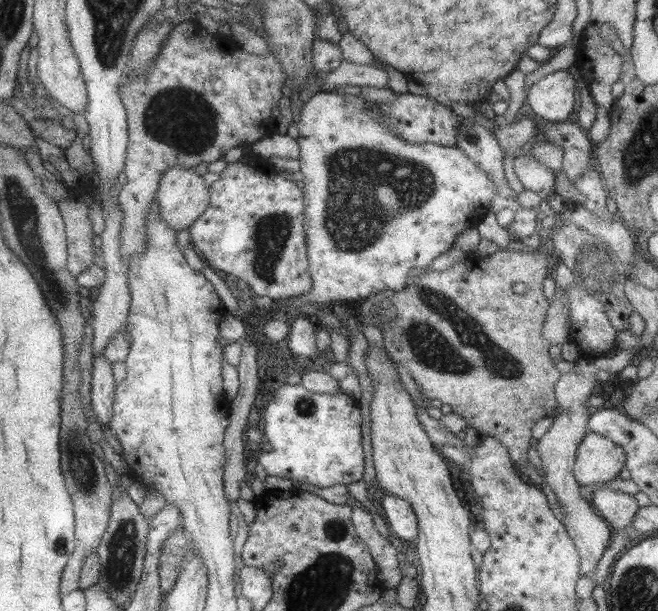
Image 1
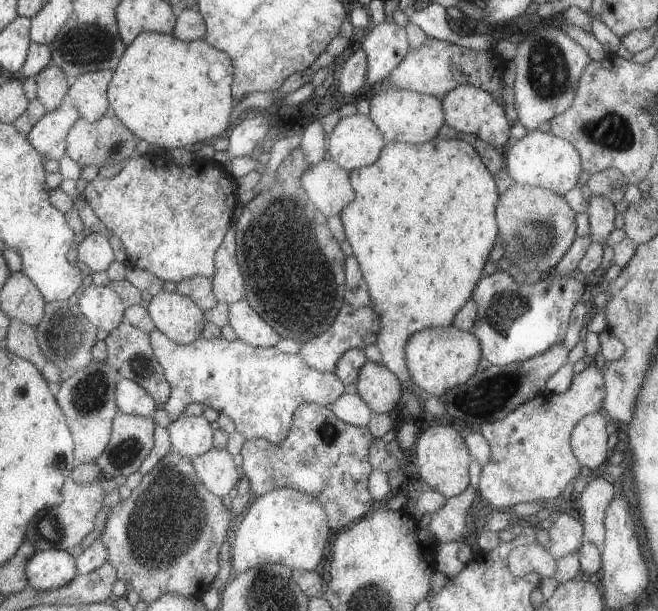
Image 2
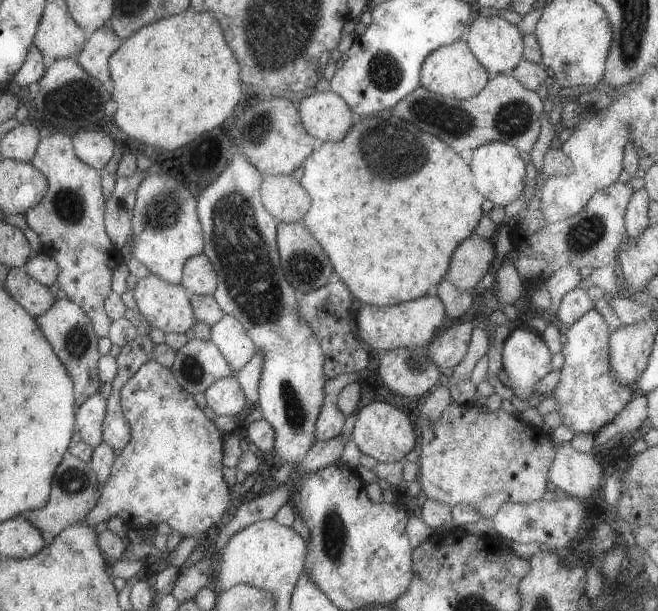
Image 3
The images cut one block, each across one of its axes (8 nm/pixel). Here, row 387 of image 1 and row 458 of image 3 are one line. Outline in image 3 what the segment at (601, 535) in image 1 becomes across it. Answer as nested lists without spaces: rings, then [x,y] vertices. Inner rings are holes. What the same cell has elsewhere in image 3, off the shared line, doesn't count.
[[[570,441],[555,447],[554,462],[549,479],[566,494],[586,502],[596,498],[602,491],[602,466],[593,454],[578,452]]]

